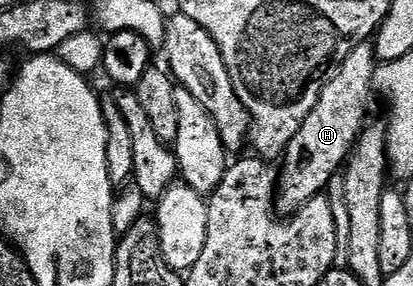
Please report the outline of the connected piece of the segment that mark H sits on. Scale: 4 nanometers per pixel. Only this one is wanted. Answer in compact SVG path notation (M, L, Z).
M375 44L359 45L354 47L354 51L350 51L350 55L346 55L326 87L322 87L322 95L318 95L314 111L306 115L306 123L298 127L298 135L290 139L288 148L282 154L284 166L279 166L278 184L274 190L274 208L277 214L297 213L307 201L321 196L333 184L332 176L335 173L337 176L343 170L357 137L369 120L368 96L373 96L374 93L377 68Z

